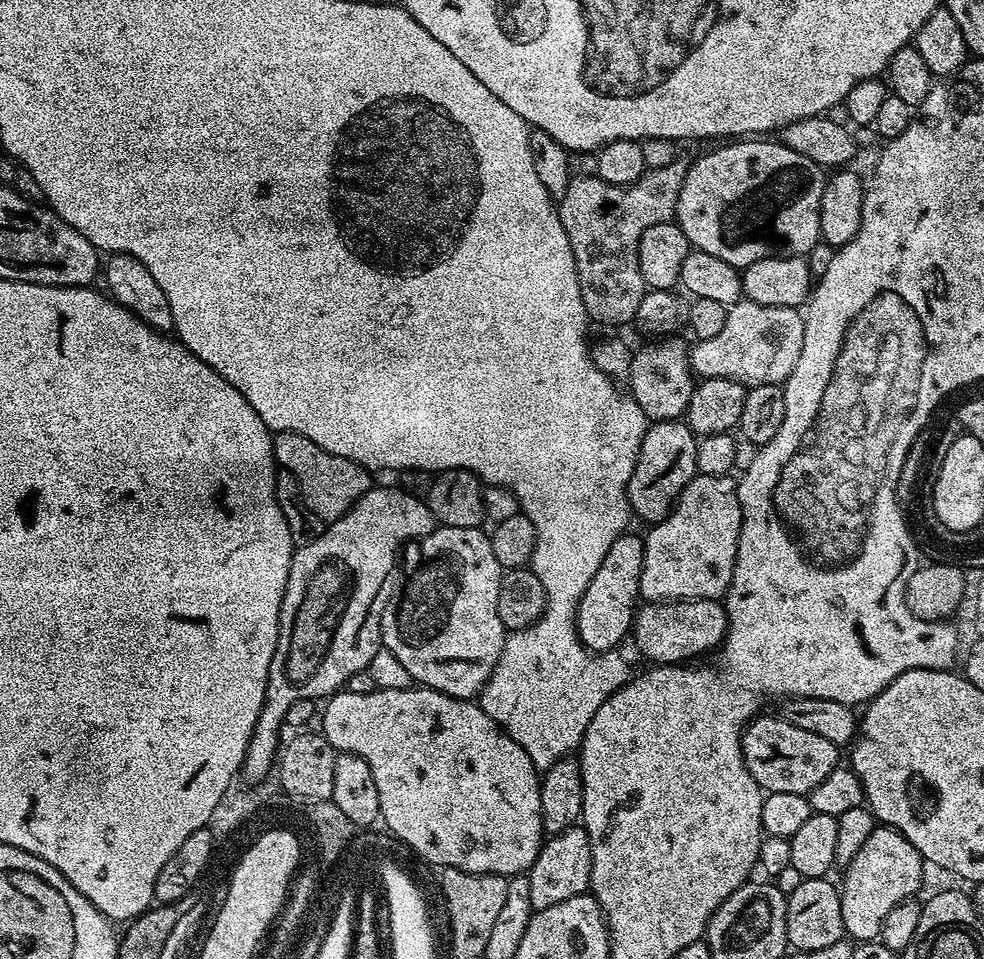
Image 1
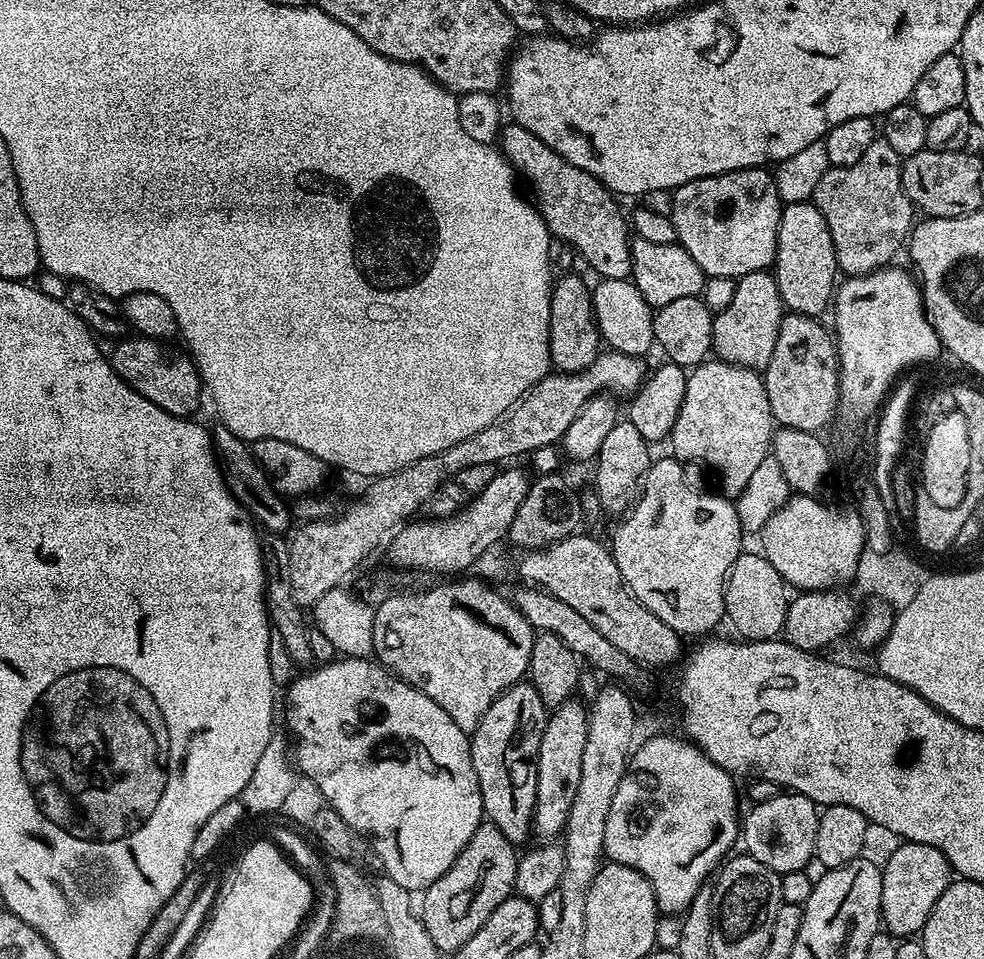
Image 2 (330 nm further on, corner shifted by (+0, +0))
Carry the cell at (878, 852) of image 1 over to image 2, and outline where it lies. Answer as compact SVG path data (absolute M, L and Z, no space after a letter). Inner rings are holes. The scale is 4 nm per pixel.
M897 843L897 848L888 856L888 861L882 864L882 906L880 915L882 924L887 931L897 938L912 938L923 933L926 918L930 918L930 910L934 910L934 902L942 898L942 890L946 890L954 879L954 873L947 858L934 846L925 844Z

